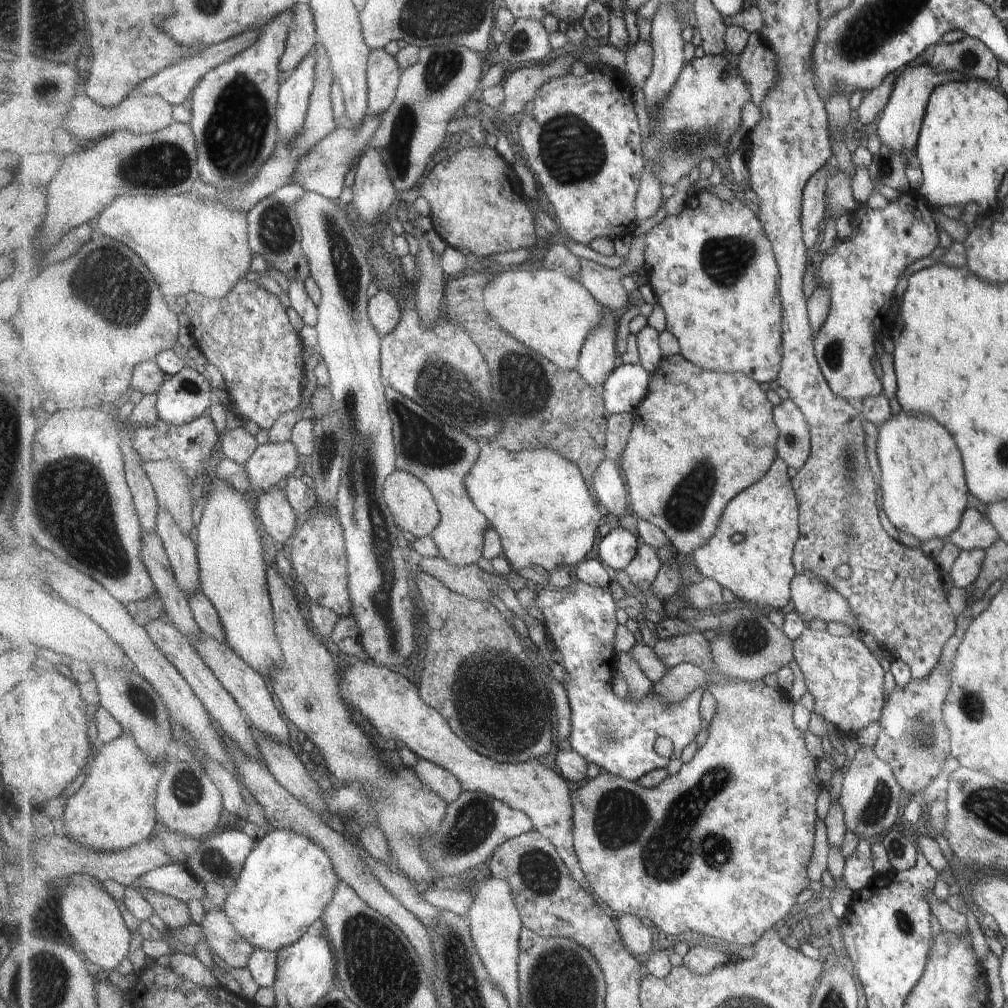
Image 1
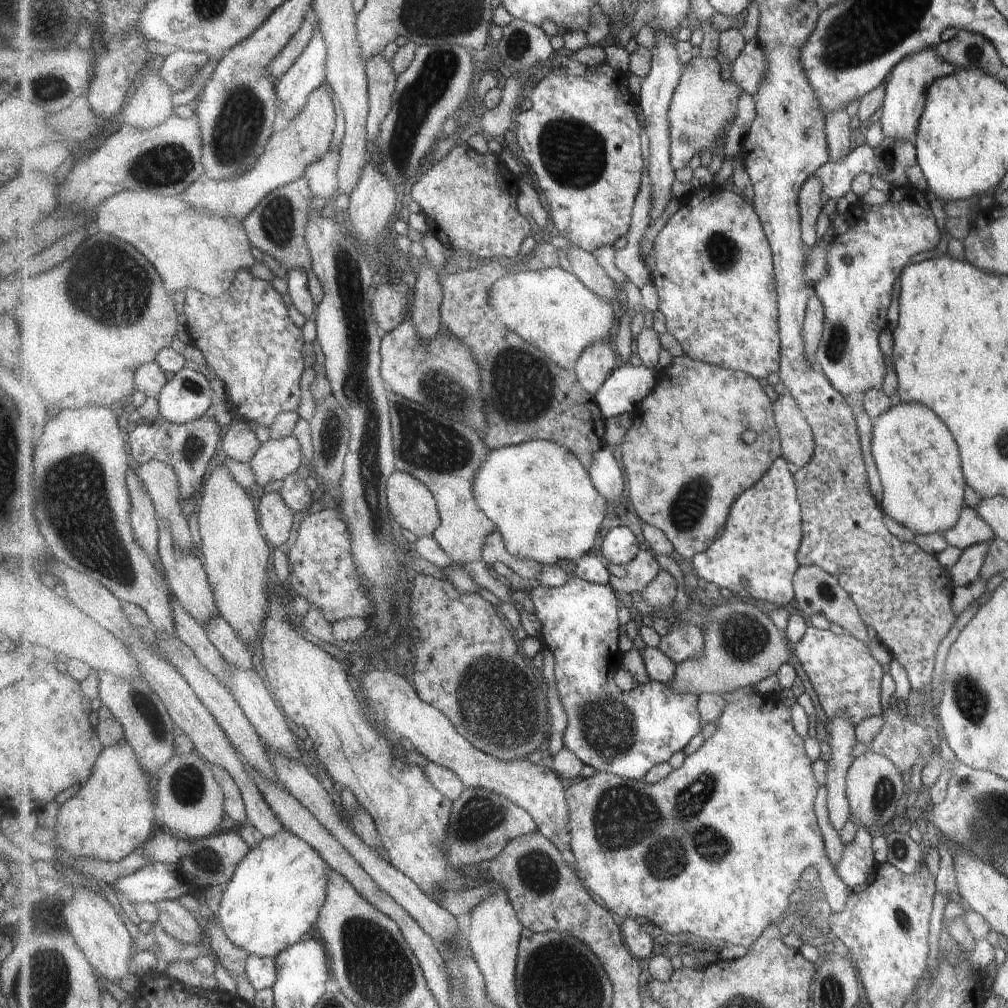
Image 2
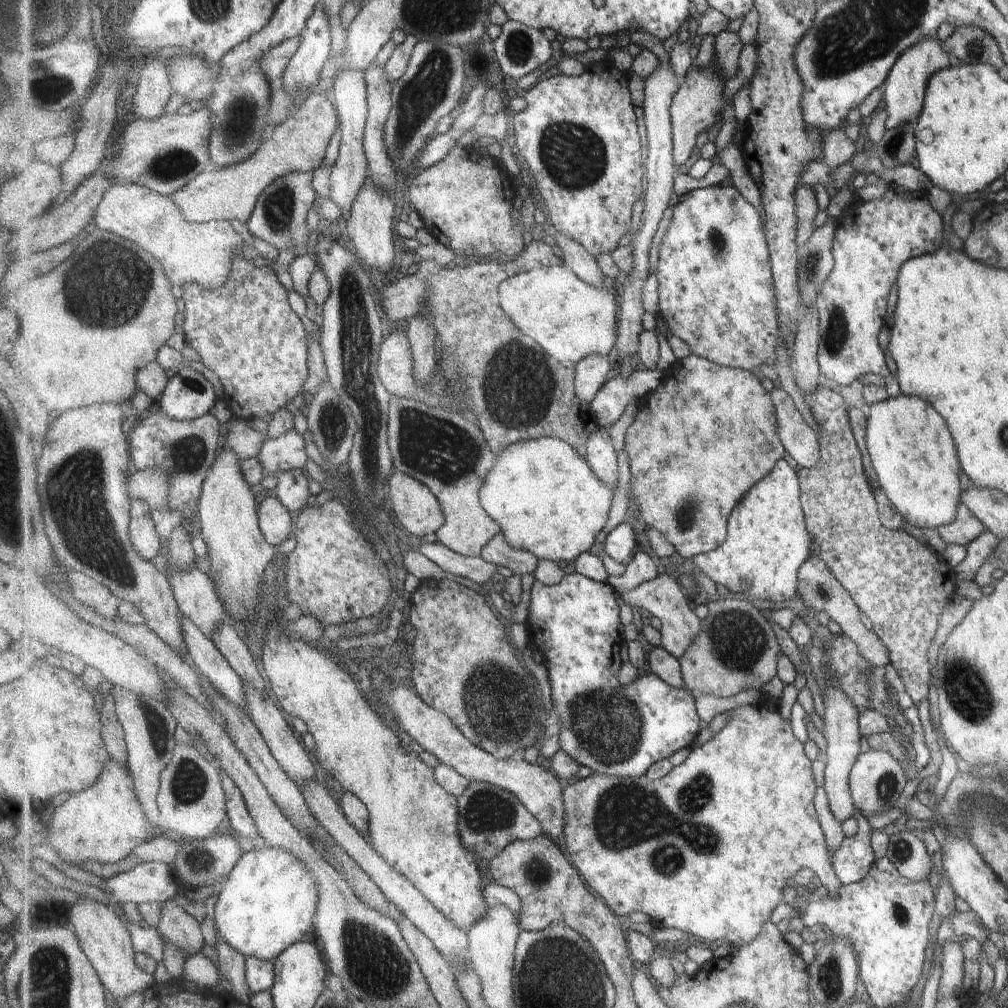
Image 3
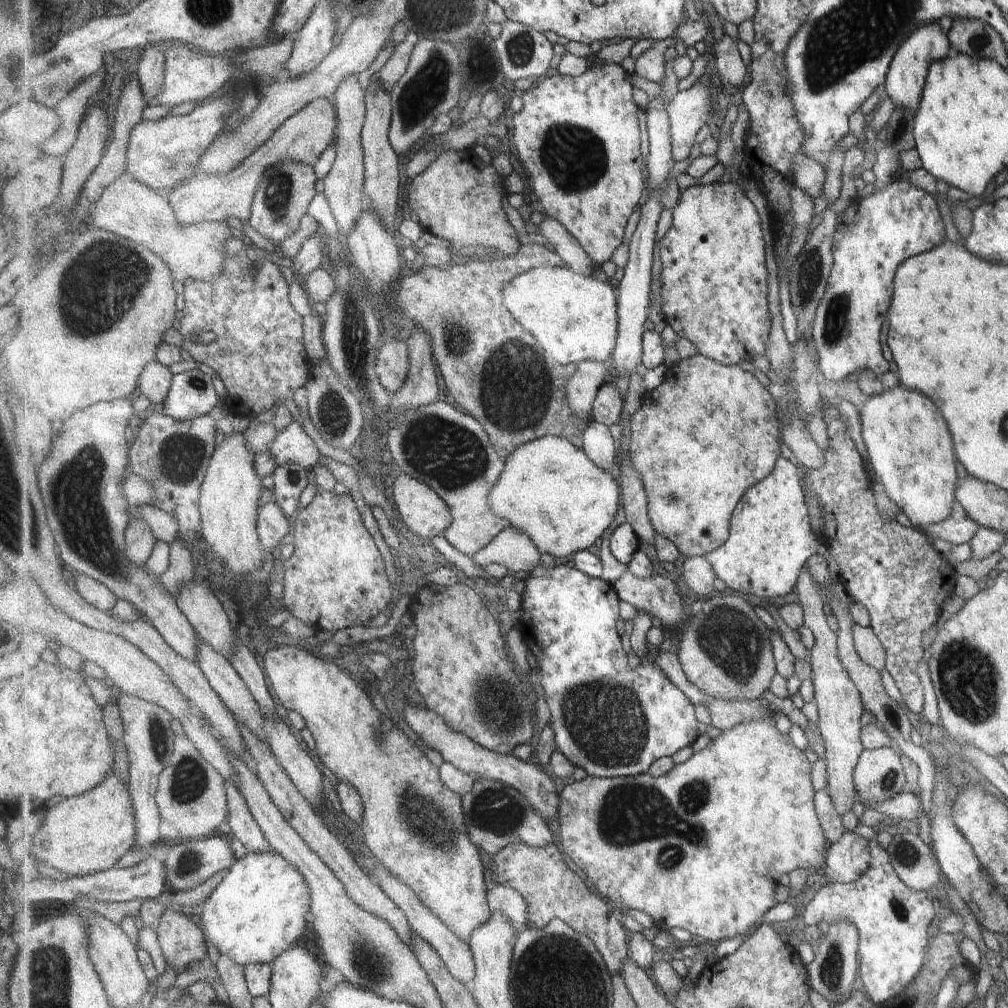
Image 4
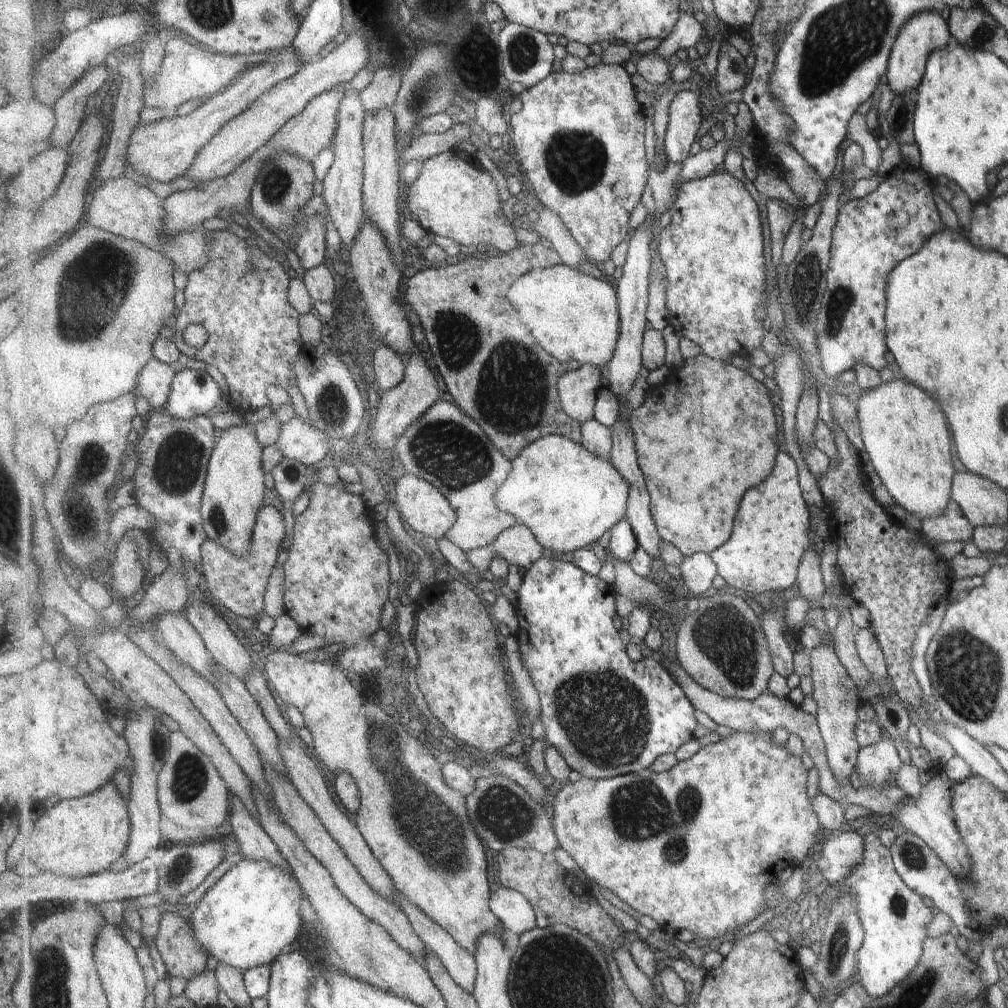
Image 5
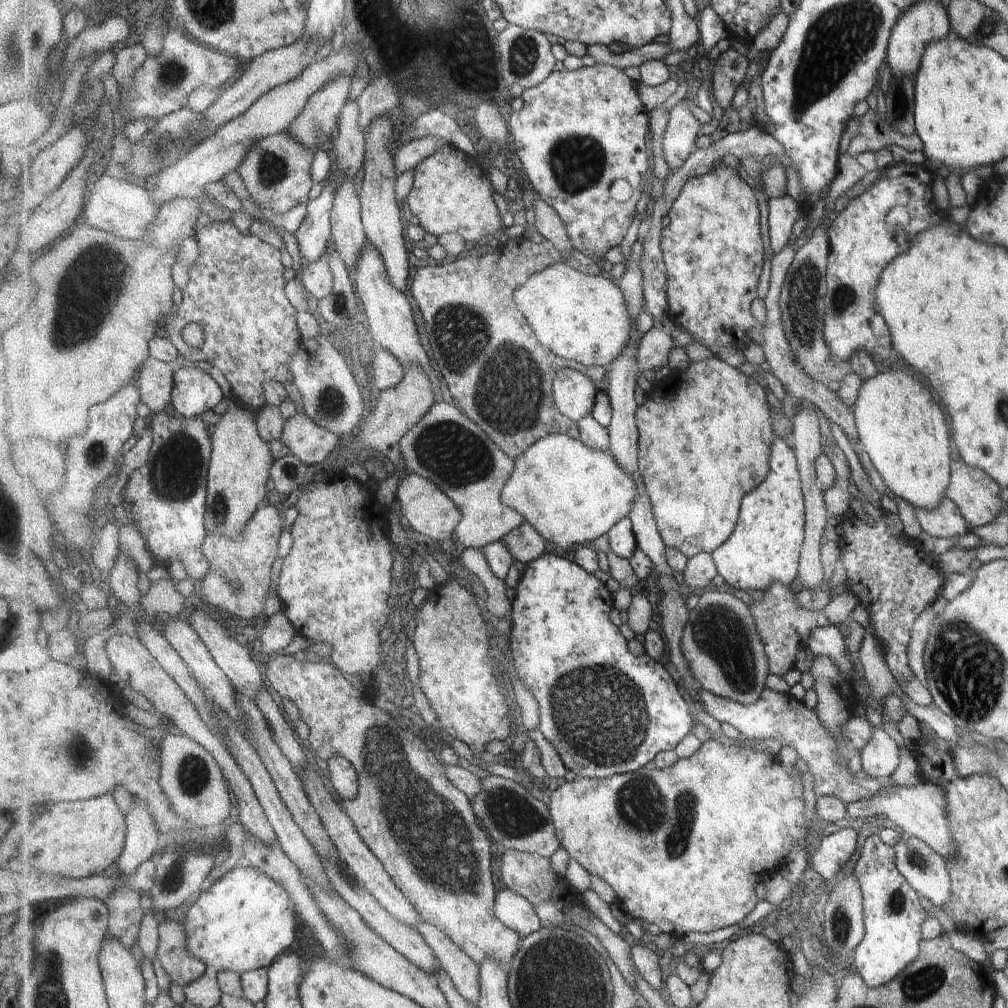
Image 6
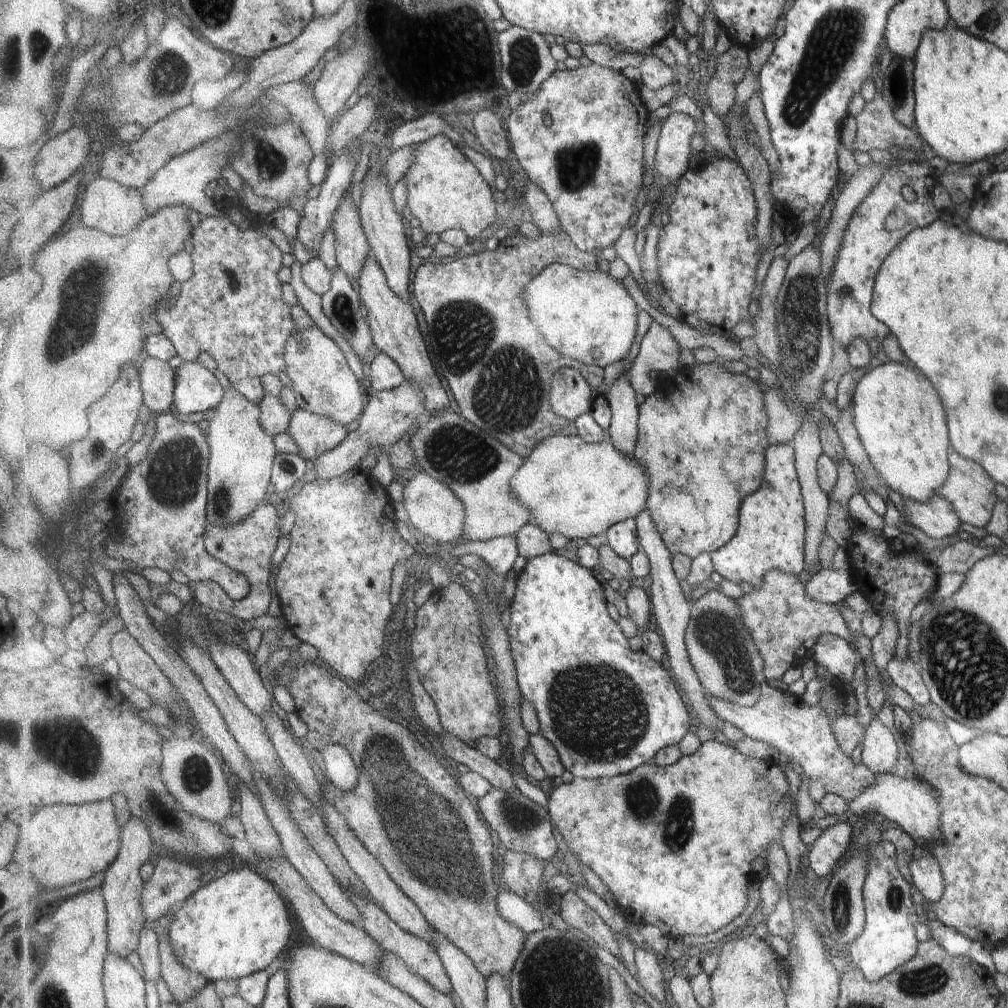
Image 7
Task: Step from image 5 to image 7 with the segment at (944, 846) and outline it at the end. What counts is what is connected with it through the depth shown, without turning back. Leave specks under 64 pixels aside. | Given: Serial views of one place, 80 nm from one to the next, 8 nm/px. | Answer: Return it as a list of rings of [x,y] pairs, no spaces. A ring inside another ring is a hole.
[[[891,771],[875,775],[873,783],[861,789],[853,800],[846,801],[846,803],[853,814],[862,816],[865,812],[877,812],[877,814],[885,816],[891,822],[895,822],[903,832],[906,832],[915,844],[924,846],[939,842],[937,797],[938,792],[927,783],[921,782],[915,777],[911,780],[903,780]]]

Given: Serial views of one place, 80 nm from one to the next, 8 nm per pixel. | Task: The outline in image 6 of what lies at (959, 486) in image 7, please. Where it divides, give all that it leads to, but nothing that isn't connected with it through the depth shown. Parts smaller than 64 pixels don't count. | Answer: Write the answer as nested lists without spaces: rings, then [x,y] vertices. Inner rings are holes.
[[[950,460],[949,482],[944,496],[955,504],[972,529],[989,524],[1005,508],[1005,503],[999,497],[999,489],[1000,486],[982,470],[967,466],[963,461]]]

